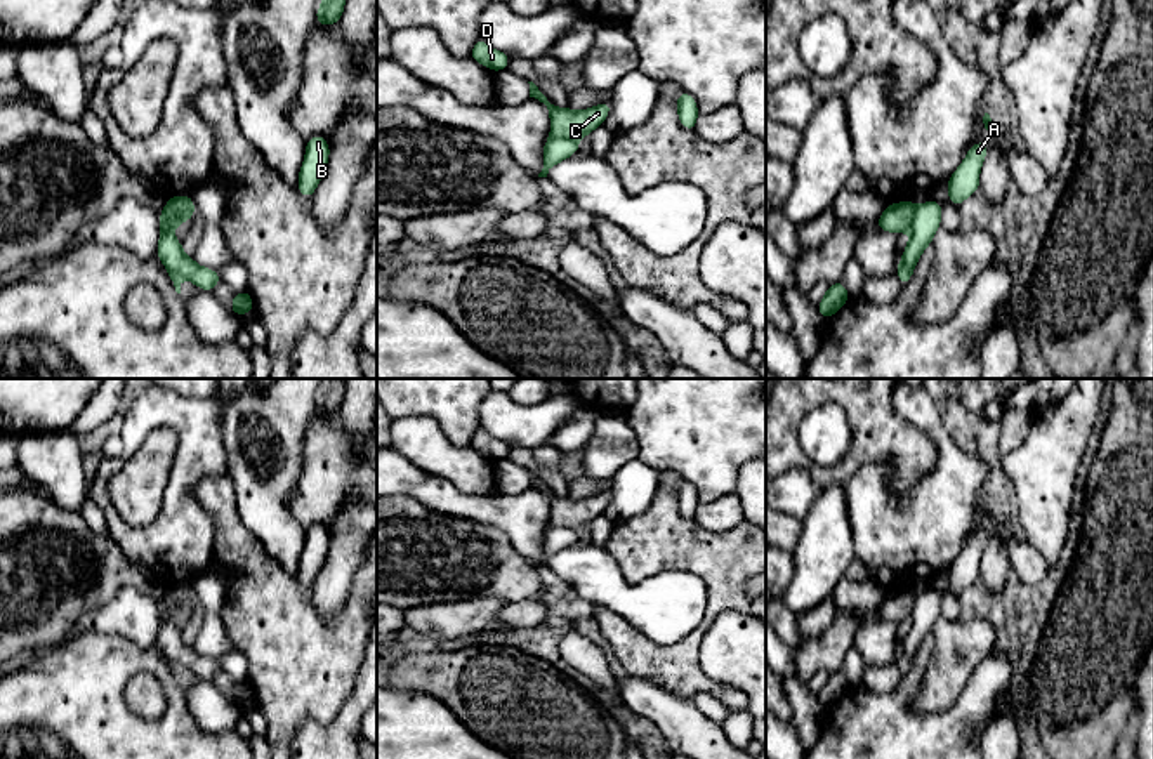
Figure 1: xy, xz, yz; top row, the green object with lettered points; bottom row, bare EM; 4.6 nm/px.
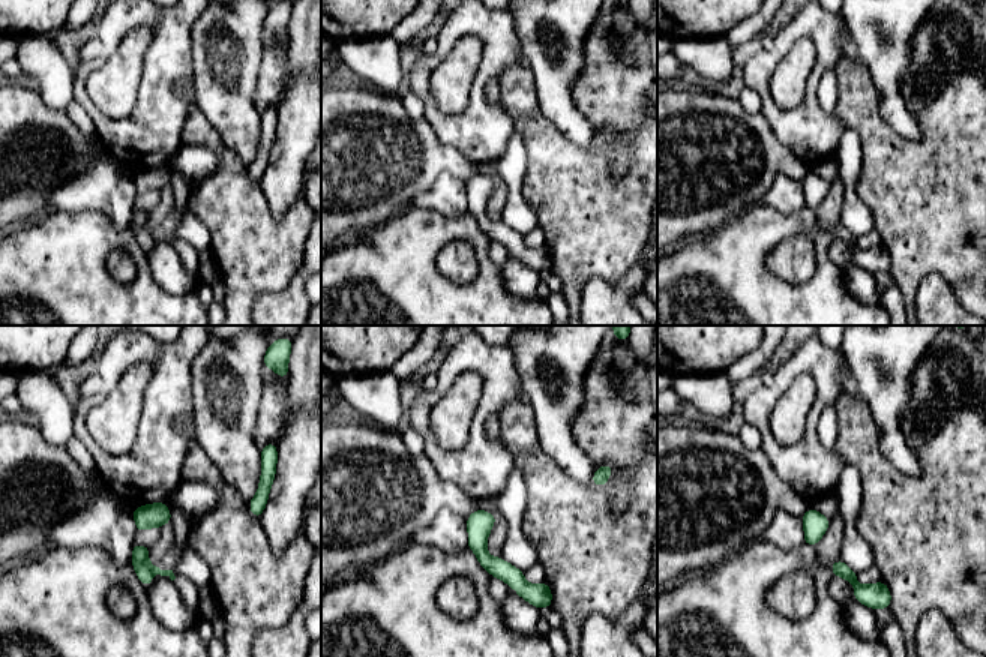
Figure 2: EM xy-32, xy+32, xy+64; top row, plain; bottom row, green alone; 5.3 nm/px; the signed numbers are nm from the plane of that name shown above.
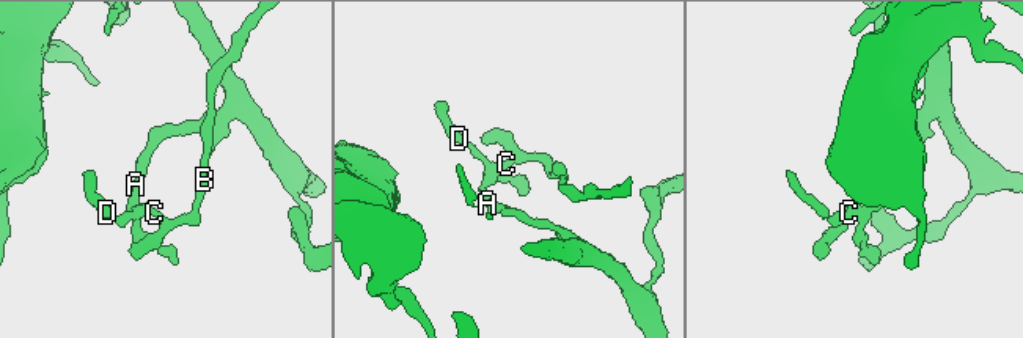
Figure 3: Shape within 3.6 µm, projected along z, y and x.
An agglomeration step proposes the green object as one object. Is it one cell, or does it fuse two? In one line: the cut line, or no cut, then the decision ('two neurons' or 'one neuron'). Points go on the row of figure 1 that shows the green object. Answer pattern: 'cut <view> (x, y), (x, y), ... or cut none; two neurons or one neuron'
cut xz (551, 136), (566, 136), (577, 141); two neurons

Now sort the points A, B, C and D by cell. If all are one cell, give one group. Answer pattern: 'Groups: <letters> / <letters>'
Groups: A / B C D

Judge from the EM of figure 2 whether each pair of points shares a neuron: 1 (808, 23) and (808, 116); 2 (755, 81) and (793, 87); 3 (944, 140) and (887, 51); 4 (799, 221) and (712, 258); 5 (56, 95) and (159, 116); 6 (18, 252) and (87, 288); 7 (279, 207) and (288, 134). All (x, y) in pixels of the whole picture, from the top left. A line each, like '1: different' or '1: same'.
1: same
2: different
3: different
4: same
5: different
6: same
7: same

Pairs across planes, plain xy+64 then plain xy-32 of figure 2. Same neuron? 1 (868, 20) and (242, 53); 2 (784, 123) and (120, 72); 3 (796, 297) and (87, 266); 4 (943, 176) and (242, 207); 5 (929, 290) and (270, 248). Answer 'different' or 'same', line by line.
1: same
2: different
3: same
4: same
5: different

